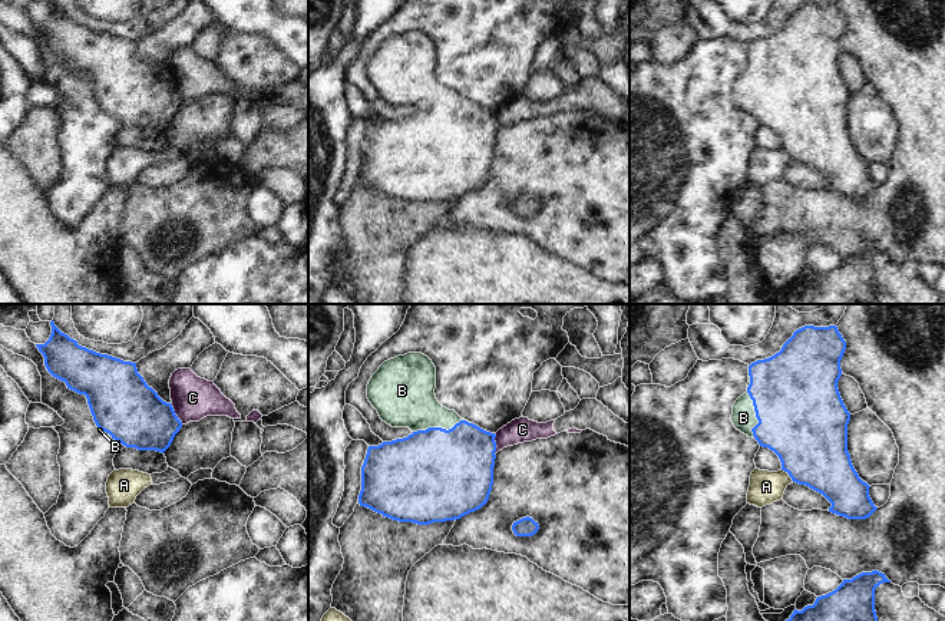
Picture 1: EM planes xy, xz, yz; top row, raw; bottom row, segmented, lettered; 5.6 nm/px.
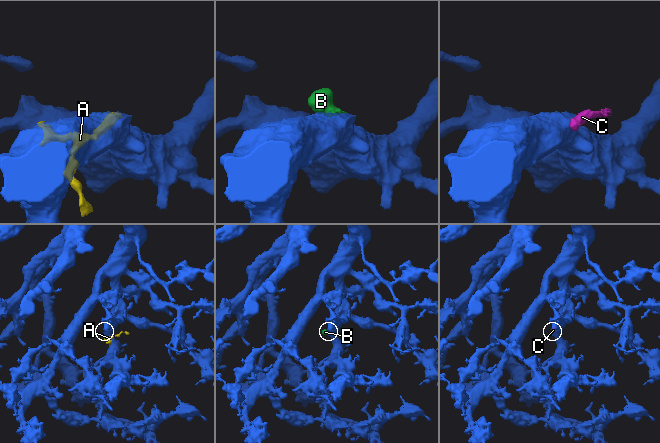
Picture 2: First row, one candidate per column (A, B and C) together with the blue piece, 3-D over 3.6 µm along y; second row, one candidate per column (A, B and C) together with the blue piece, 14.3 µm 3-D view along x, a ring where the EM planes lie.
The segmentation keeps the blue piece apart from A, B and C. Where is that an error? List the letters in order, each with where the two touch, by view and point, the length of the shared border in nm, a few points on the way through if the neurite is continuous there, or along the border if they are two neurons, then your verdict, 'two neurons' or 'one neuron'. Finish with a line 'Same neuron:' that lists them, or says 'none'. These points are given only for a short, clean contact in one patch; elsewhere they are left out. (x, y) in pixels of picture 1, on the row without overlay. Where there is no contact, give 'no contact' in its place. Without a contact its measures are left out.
A: contact yz (789, 154); length 100 nm; border yz (782, 148), (793, 159); two neurons
B: contact xz (440, 106); length 320 nm; one neuron
C: contact xz (495, 124); length 130 nm; border xz (494, 112), (495, 134); two neurons
Same neuron: B

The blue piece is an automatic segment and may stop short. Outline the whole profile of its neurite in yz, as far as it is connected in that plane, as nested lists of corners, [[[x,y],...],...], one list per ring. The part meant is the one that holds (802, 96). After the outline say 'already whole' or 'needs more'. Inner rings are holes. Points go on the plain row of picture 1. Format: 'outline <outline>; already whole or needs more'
outline [[[836,4],[796,9],[779,32],[749,44],[747,70],[733,83],[731,100],[773,129],[793,161],[822,172],[832,182],[829,191],[866,198],[878,186],[869,175],[870,165],[859,156],[847,131],[850,92],[837,67],[845,29],[846,20]]]; needs more

